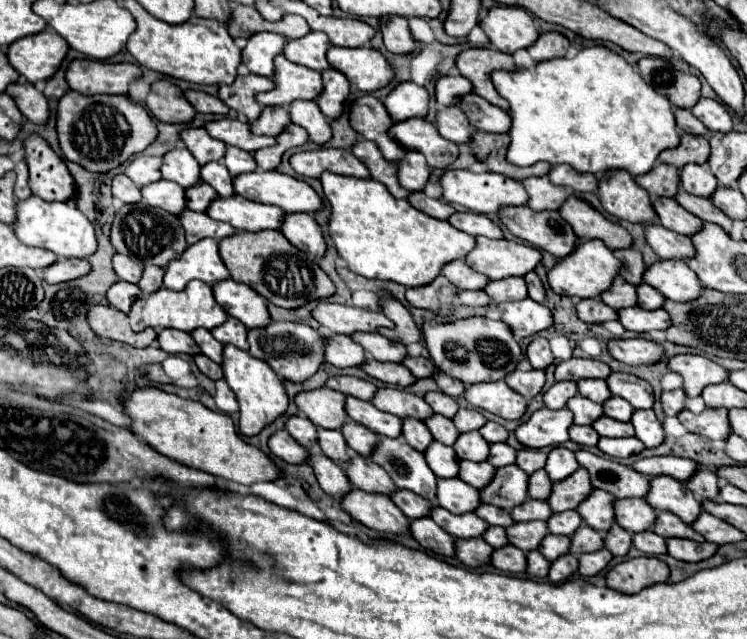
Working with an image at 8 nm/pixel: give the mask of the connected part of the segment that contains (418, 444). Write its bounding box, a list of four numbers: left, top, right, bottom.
[402,419,434,453]

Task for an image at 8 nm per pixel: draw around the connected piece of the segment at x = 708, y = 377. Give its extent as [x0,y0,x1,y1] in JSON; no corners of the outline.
[670,355,728,397]

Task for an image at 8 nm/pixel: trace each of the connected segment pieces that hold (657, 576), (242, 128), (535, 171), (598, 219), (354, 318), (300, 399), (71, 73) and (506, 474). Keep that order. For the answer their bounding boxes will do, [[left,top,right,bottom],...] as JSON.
[[606,557,670,593],[206,119,276,153],[472,131,552,179],[560,195,632,251],[314,301,392,335],[296,387,348,429],[66,59,140,95],[480,465,528,509]]

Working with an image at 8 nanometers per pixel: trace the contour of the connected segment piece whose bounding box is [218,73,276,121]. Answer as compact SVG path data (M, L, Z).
M248 73L246 77L236 77L232 85L222 85L218 97L234 111L240 111L248 117L248 121L256 121L262 113L260 103L256 101L256 93L274 89L274 81L270 77L260 77Z

